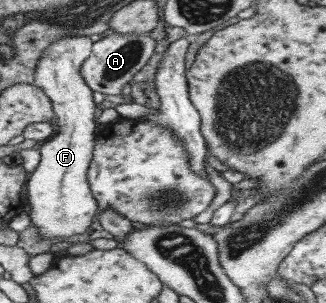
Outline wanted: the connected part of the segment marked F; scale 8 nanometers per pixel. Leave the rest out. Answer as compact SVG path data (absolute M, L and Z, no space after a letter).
M58 37L58 41L48 43L48 47L42 51L42 55L36 61L33 84L42 89L42 92L50 98L53 115L56 118L58 131L52 139L40 145L37 151L40 153L40 162L32 173L29 173L25 185L27 213L30 219L30 227L38 231L42 239L64 239L72 235L80 235L88 229L90 223L96 219L97 202L90 192L87 179L88 165L92 158L95 136L101 127L94 120L94 113L99 112L100 107L92 99L92 90L82 81L80 67L82 61L90 55L91 41L88 37Z

